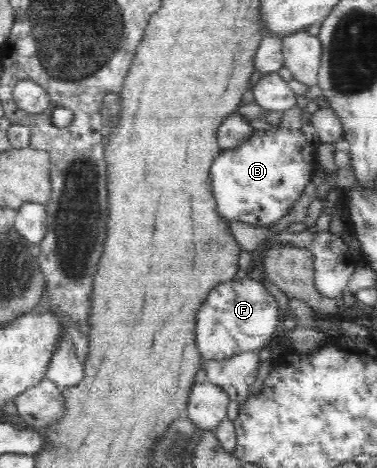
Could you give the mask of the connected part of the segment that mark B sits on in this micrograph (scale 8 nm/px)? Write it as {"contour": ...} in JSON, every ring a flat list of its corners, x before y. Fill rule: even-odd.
{"contour":[[284,125,271,130,255,129,252,137,240,147,223,150,209,169,213,197,221,217,269,227,287,215,314,174,315,147,309,145,301,129]]}

